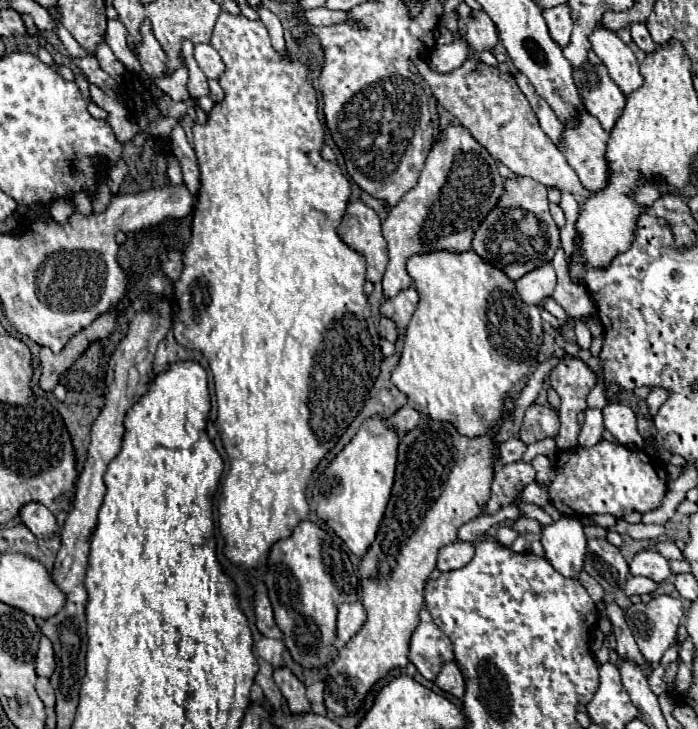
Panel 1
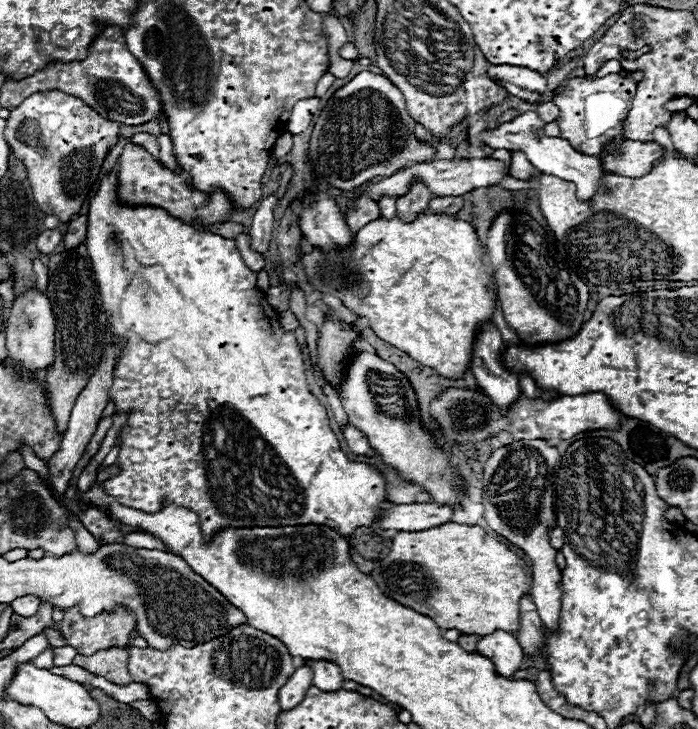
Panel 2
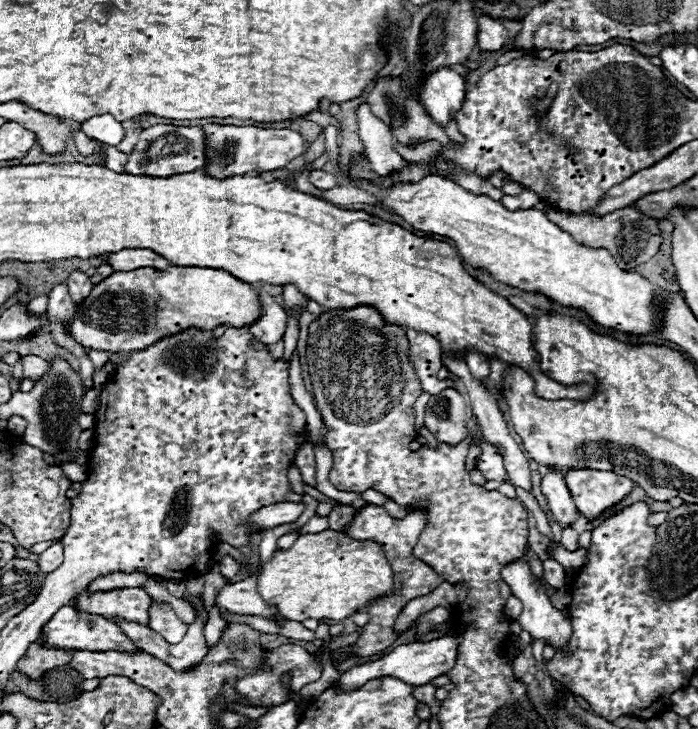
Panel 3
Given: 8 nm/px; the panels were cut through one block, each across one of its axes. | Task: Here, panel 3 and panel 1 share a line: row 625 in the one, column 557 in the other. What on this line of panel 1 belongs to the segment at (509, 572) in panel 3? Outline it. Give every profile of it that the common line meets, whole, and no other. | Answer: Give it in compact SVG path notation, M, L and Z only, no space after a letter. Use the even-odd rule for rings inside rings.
M562 516L560 520L544 526L542 546L548 562L562 576L578 578L586 554L586 536L578 518Z

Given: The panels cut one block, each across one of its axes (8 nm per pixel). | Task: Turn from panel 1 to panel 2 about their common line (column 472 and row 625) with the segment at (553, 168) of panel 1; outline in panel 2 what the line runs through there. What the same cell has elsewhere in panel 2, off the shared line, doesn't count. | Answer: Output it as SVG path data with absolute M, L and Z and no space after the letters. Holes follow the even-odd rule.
M72 606L70 610L64 612L64 618L62 618L62 622L56 624L56 628L60 630L60 634L64 636L68 646L74 646L78 650L78 654L90 656L100 650L108 650L112 646L128 648L130 636L136 632L136 616L124 606L116 606L112 612L104 610L96 616L82 616L80 606Z

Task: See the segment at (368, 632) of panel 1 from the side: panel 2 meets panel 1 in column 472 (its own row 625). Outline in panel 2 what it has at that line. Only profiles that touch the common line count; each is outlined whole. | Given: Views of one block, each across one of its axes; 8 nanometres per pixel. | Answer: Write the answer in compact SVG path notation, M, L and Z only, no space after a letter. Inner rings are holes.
M448 522L444 526L422 532L398 532L392 538L388 556L380 560L370 574L388 598L432 618L442 630L456 628L462 634L476 636L486 636L496 630L516 634L520 626L520 598L532 588L530 568L522 558L510 552L506 544L488 536L480 526L466 526L456 522Z

